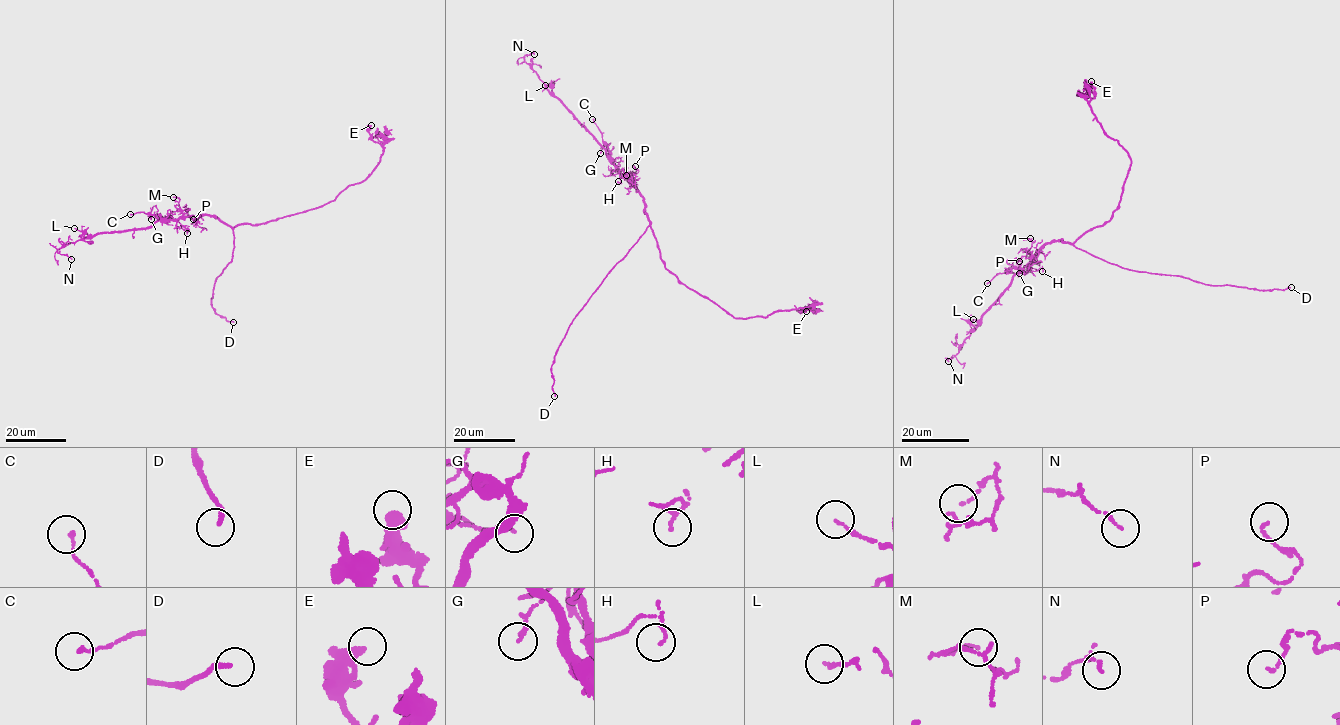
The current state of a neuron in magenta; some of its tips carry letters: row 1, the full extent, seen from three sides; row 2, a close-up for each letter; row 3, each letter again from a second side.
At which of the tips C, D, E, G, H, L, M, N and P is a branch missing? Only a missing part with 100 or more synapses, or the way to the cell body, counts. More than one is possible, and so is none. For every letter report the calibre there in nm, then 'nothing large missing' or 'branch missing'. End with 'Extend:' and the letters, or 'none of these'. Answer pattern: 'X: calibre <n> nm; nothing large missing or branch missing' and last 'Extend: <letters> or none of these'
C: calibre 130 nm; nothing large missing
D: calibre 180 nm; branch missing
E: calibre 360 nm; nothing large missing
G: calibre 120 nm; nothing large missing
H: calibre 140 nm; nothing large missing
L: calibre 120 nm; nothing large missing
M: calibre 80 nm; nothing large missing
N: calibre 110 nm; nothing large missing
P: calibre 100 nm; nothing large missing
Extend: D

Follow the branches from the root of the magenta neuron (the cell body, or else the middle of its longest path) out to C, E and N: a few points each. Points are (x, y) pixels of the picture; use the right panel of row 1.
C: (1073, 243), (1061, 239), (1046, 242), (1024, 267), (997, 274), (987, 283)
E: (1073, 243), (1109, 221), (1131, 164), (1126, 151), (1105, 133), (1092, 112), (1089, 102), (1095, 96), (1091, 81)
N: (1073, 243), (1061, 239), (1042, 244), (982, 314), (977, 327), (964, 339), (957, 354), (947, 359), (948, 361)

